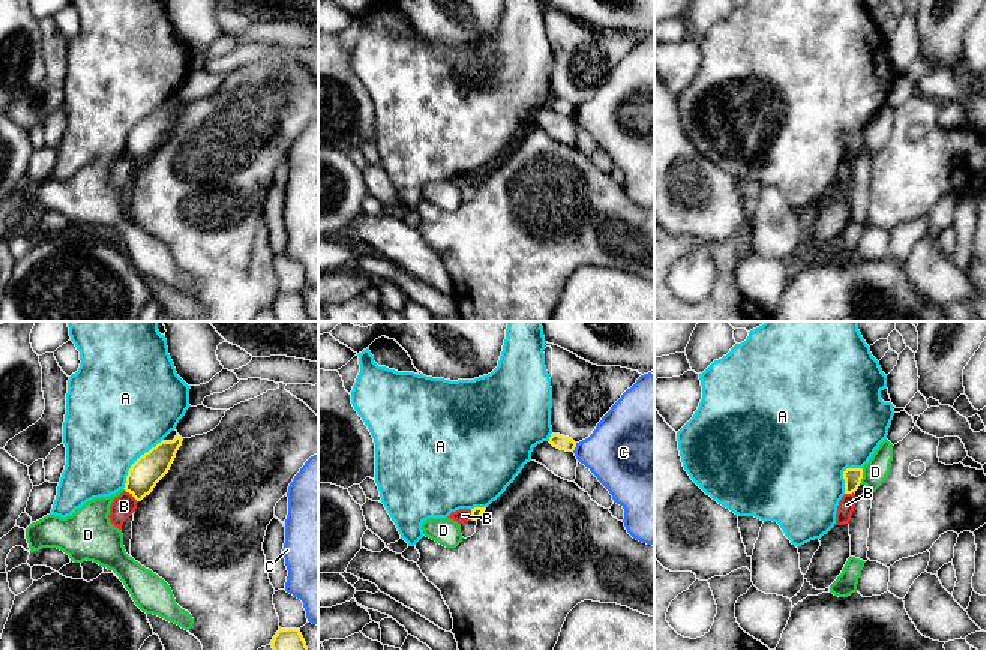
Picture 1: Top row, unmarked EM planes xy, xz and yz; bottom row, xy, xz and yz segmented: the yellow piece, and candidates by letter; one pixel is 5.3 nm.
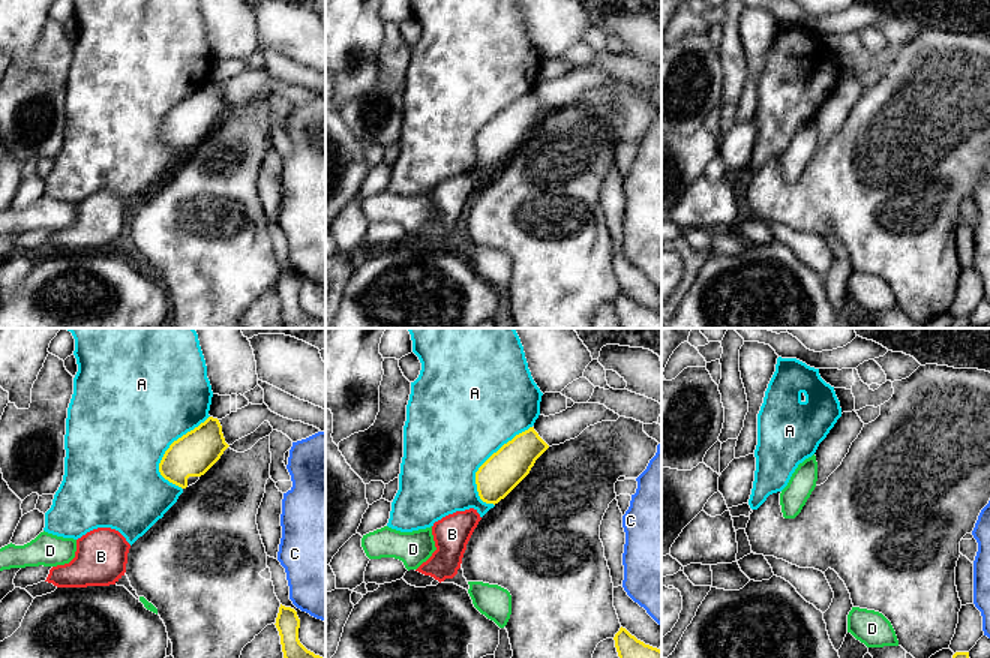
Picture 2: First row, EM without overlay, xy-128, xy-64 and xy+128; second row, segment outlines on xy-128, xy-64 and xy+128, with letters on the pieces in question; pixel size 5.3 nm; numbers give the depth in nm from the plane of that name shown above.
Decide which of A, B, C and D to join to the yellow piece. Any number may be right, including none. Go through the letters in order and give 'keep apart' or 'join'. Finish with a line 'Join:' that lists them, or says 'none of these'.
A: keep apart
B: keep apart
C: keep apart
D: keep apart
Join: none of these

